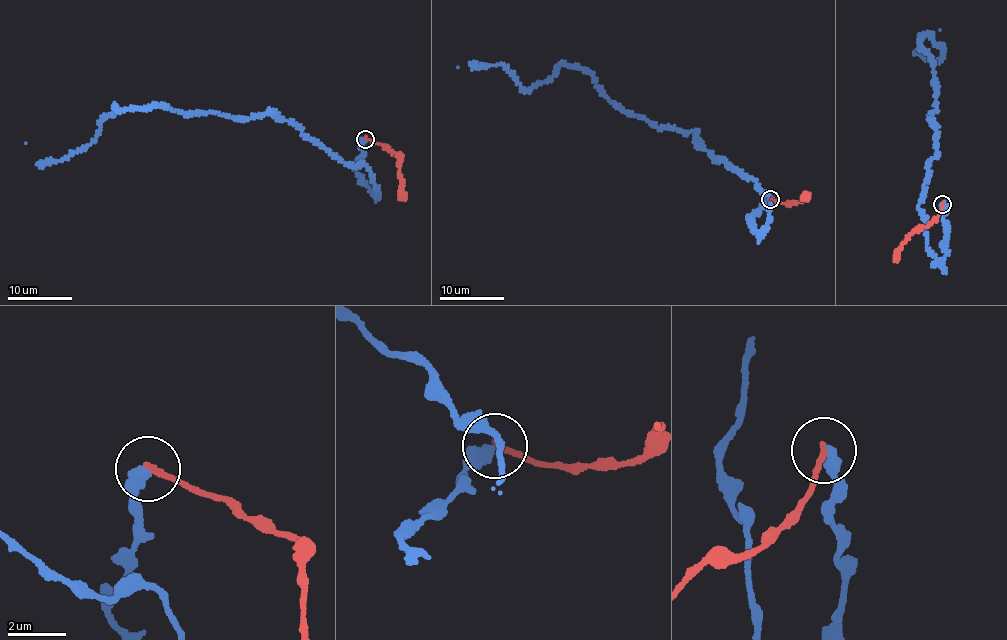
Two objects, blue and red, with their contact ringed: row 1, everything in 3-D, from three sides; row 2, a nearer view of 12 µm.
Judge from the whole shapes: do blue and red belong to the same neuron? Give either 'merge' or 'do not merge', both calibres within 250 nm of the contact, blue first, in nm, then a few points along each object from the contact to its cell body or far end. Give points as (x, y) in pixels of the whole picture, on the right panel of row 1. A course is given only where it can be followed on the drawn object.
do not merge; calibres 360 and 200 nm; course blue (942, 204), (941, 261), (919, 206), (938, 133), (923, 36), (943, 48), (942, 60), (915, 53), (941, 29); course red (942, 204), (935, 219), (909, 236), (895, 260)

